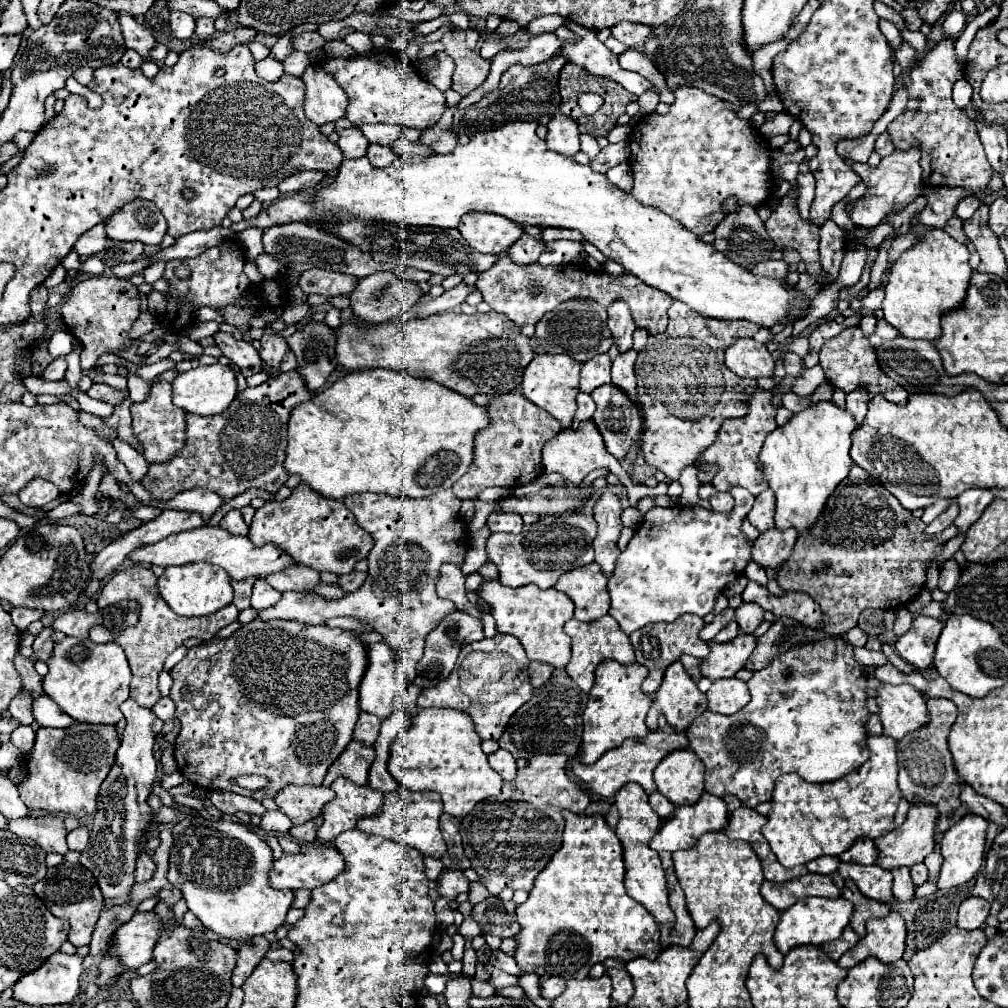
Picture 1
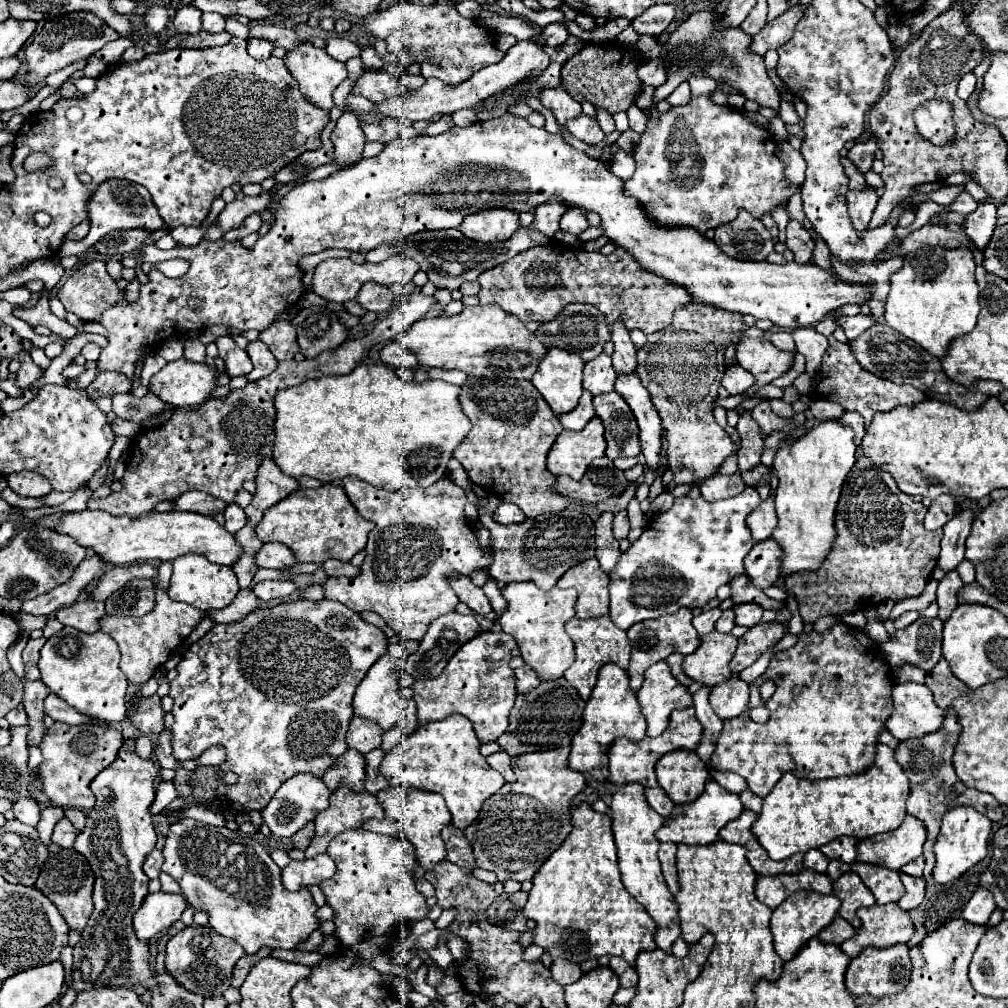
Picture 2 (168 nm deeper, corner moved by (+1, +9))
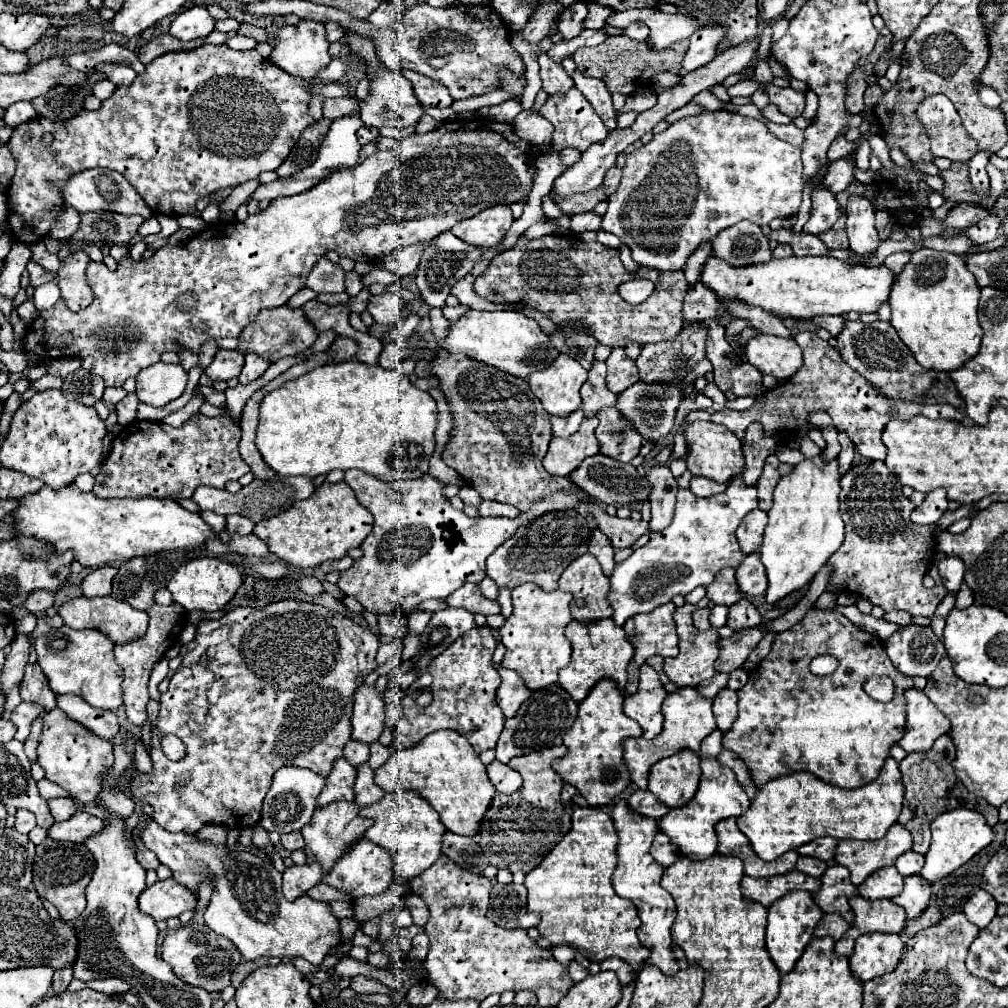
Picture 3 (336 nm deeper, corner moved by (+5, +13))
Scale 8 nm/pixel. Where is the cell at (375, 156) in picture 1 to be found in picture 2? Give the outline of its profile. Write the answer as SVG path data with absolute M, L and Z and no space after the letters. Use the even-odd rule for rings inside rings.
M383 119L383 123L371 123L371 125L363 125L363 133L367 137L367 141L379 141L383 145L395 141L399 137L399 123L397 119Z

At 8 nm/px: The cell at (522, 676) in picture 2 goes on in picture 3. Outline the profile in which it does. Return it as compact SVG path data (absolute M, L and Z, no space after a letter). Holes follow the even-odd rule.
M499 667L499 675L501 675L501 685L495 691L497 705L501 707L505 719L511 719L515 717L527 695L531 695L531 691L525 687L523 679L515 671Z

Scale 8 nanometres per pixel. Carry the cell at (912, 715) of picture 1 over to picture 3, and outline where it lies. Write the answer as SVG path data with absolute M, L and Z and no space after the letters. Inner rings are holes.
M909 689L905 691L907 699L907 727L899 745L907 753L927 753L933 747L935 739L949 733L949 719L929 701L923 691Z

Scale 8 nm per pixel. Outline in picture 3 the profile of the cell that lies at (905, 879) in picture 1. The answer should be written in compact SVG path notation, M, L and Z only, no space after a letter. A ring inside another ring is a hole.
M919 875L905 877L903 893L893 897L893 903L901 905L905 909L907 919L917 919L923 915L923 911L931 903L931 885Z

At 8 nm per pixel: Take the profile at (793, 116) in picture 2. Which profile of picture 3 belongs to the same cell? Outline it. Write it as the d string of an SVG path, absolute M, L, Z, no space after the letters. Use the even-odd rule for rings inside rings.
M808 90L806 92L806 107L802 116L806 119L814 118L818 109L818 97L815 92Z

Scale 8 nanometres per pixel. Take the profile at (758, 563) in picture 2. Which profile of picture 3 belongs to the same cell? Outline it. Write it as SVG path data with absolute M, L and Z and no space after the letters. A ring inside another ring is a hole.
M751 553L743 559L743 563L737 567L737 587L743 595L763 595L767 589L767 575L763 571L763 563L759 559L759 553Z

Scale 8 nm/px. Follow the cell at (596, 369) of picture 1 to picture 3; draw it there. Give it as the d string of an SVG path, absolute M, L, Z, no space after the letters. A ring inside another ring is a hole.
M593 361L589 379L581 387L585 417L595 417L601 409L613 407L617 403L617 397L605 385L605 371L607 371L607 367L603 361Z

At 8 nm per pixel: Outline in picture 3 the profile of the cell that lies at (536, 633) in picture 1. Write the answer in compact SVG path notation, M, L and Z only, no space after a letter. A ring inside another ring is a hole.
M525 583L513 589L513 615L499 629L505 655L501 665L521 675L525 685L535 691L557 683L557 673L571 659L571 645L565 637L565 627L573 621L571 593L543 591L535 583Z

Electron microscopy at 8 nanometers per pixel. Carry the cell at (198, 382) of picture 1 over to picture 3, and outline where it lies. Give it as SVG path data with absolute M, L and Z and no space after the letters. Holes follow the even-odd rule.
M161 361L139 371L135 379L137 399L153 407L165 407L169 401L177 399L187 385L187 373L181 365L167 365Z

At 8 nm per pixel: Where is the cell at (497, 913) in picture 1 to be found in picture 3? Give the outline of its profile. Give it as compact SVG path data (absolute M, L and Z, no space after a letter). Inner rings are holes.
M495 883L491 889L491 901L487 919L503 929L529 929L539 923L539 915L527 911L527 889L525 885L501 885Z

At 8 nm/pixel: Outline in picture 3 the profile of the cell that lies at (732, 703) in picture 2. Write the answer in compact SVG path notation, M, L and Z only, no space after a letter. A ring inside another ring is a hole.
M723 689L713 699L713 713L717 719L717 729L721 733L727 733L731 729L731 723L735 721L735 715L737 715L737 691Z

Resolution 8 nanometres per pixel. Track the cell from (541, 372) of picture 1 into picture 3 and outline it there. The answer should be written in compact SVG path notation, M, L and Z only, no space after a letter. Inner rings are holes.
M559 355L547 369L529 375L529 387L549 415L567 417L581 405L579 389L587 381L587 371L569 355Z

